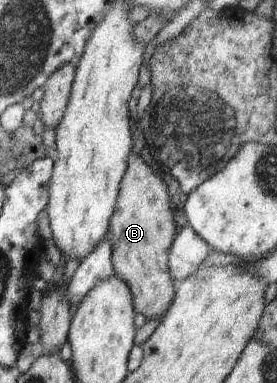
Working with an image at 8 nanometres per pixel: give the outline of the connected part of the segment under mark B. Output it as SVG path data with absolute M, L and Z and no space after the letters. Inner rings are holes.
M133 152L128 155L119 188L109 223L115 276L128 285L136 314L143 314L146 321L162 321L170 309L176 288L169 273L170 247L177 234L177 225L170 210L171 197L164 181Z

